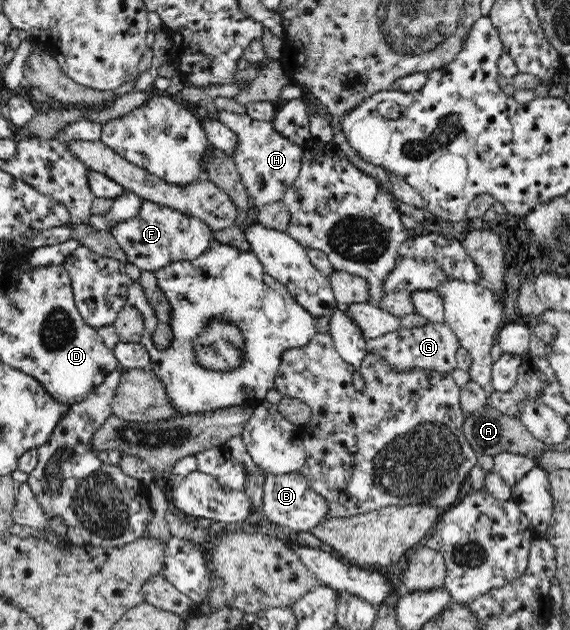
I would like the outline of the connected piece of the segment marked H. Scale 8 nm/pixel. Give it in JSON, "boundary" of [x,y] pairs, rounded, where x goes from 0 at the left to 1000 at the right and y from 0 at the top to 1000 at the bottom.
{"boundary":[[[386,173],[379,175],[374,184],[418,214],[418,235],[411,241],[409,257],[446,327],[454,330],[491,317],[502,302],[523,284],[532,235],[518,232],[498,214],[491,214],[477,202],[477,194],[440,189],[433,179],[419,181]]]}

